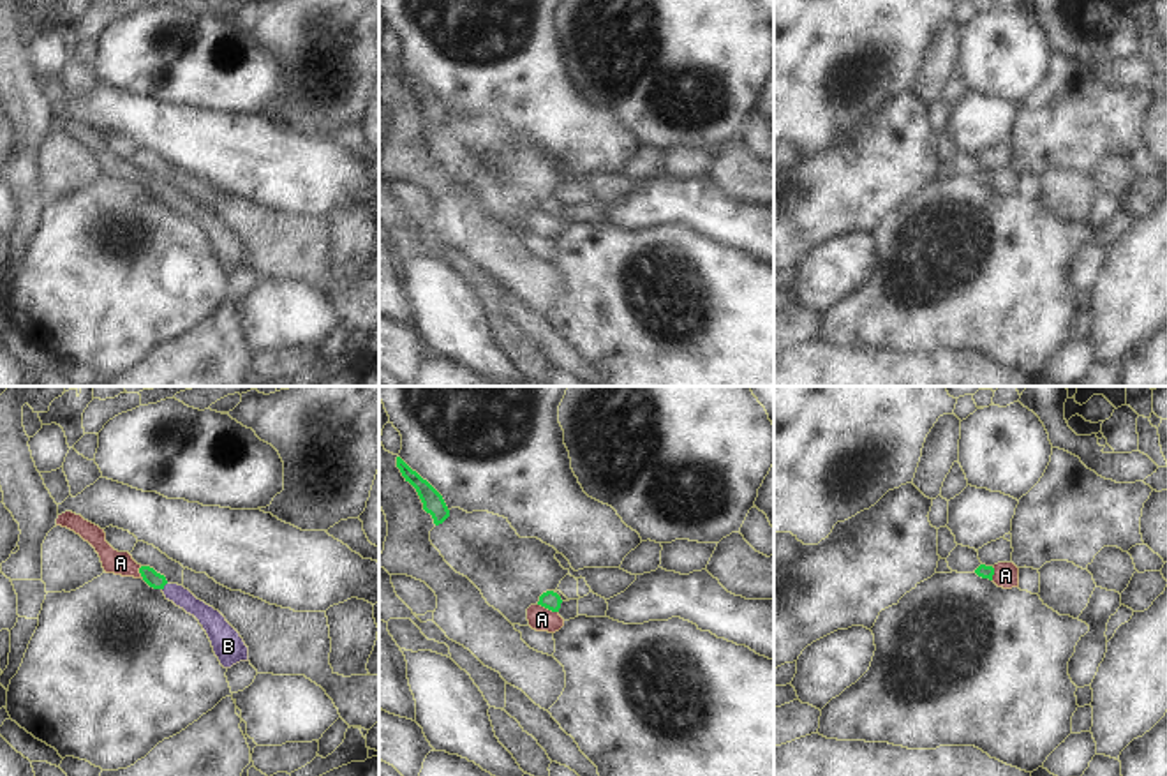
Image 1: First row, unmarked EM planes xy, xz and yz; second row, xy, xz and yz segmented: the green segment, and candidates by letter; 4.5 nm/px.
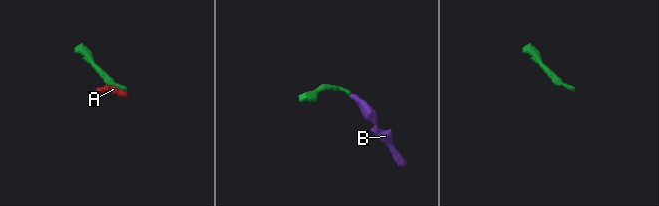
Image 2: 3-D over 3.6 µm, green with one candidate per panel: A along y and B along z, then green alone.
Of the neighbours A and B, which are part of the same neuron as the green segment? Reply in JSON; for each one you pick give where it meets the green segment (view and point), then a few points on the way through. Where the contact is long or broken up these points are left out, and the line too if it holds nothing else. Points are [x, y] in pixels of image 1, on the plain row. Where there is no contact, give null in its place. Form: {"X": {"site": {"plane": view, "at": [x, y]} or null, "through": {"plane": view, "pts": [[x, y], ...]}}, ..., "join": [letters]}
{"B": {"site": {"plane": "xy", "at": [164, 189]}, "through": {"plane": "xy", "pts": [[154, 184], [164, 189], [207, 221]]}}, "join": ["B"]}

